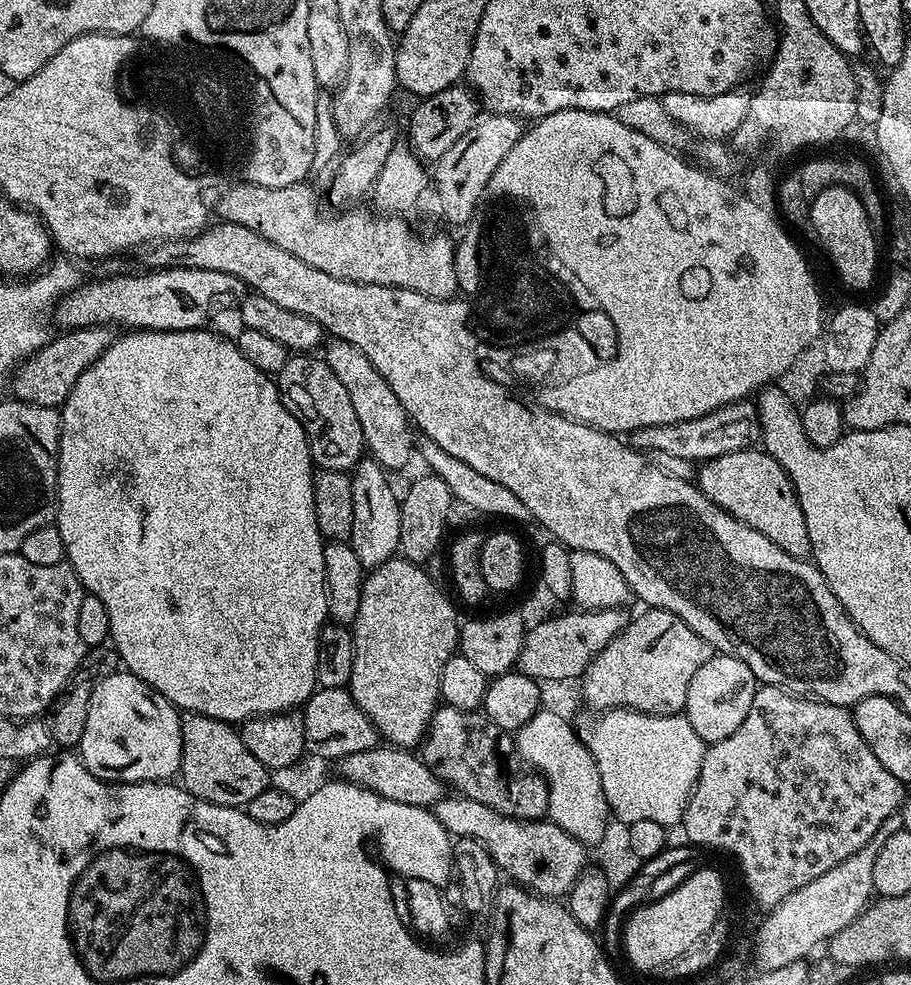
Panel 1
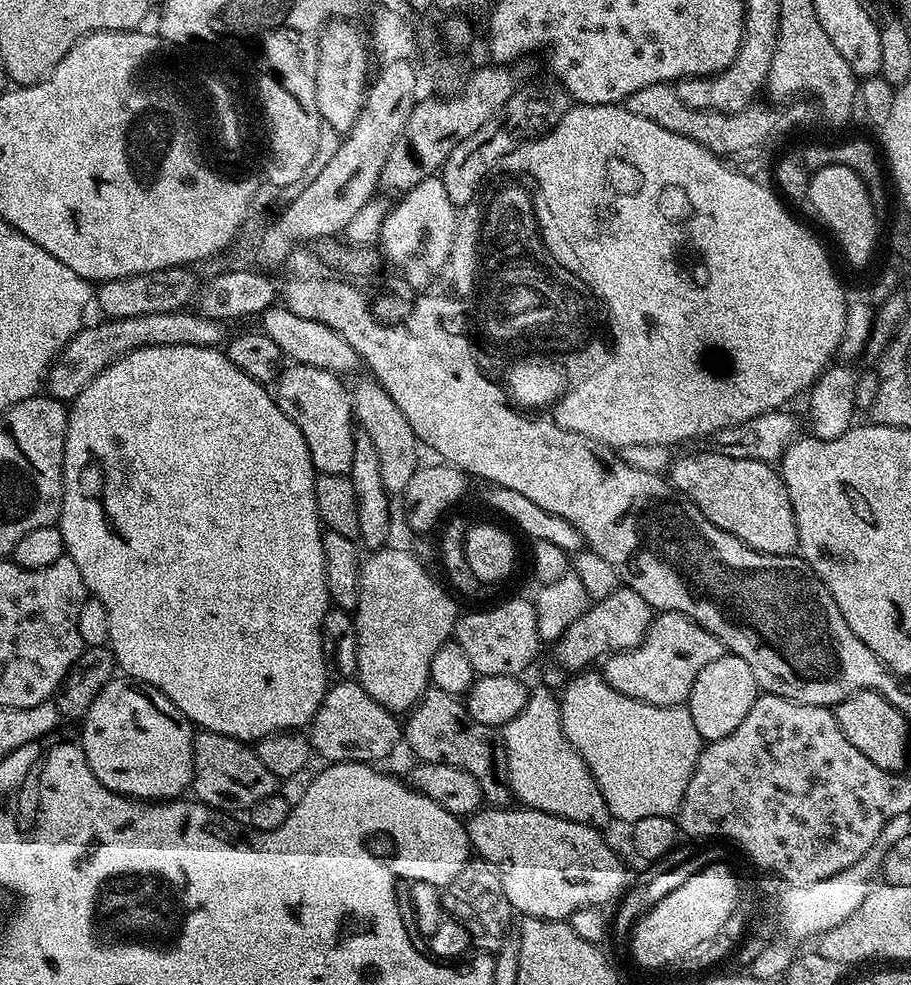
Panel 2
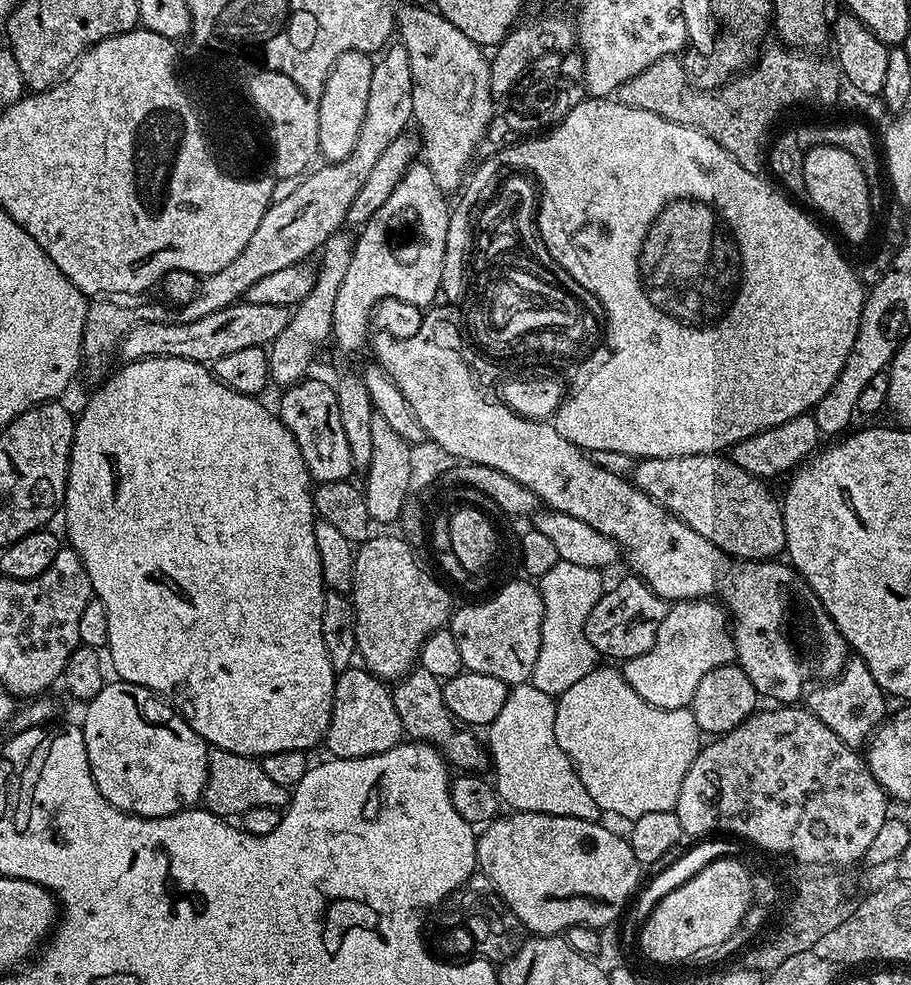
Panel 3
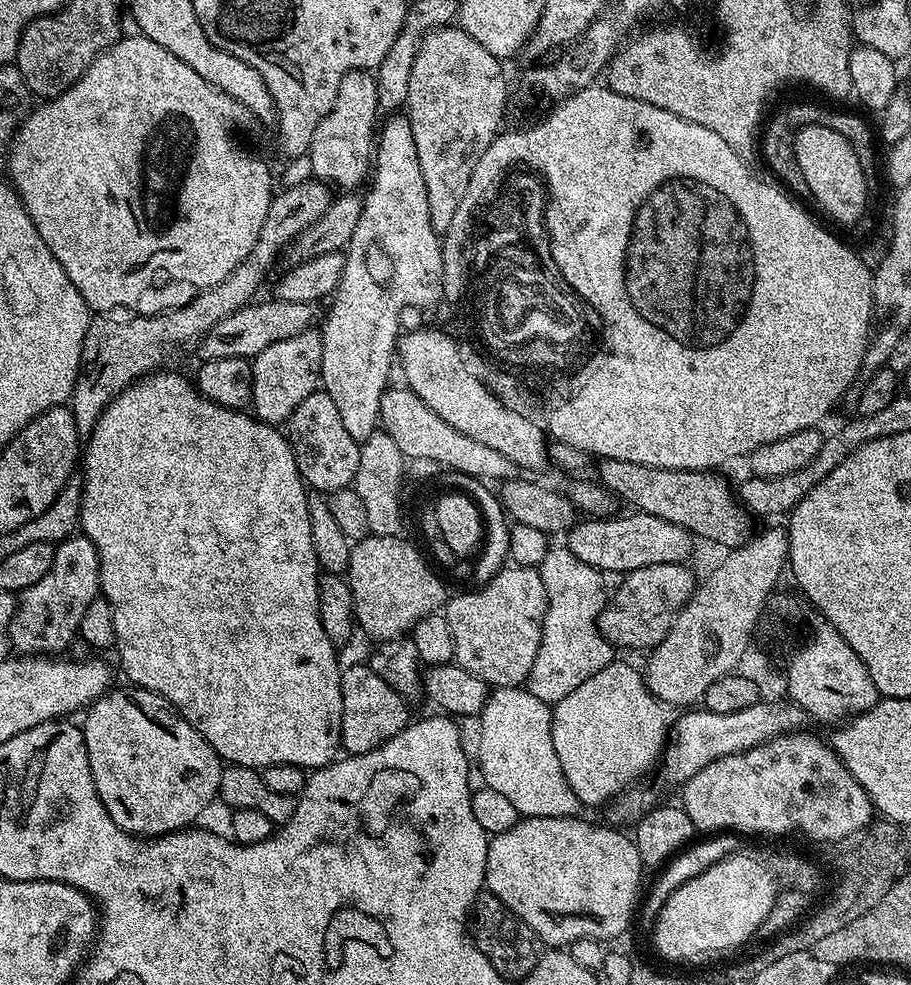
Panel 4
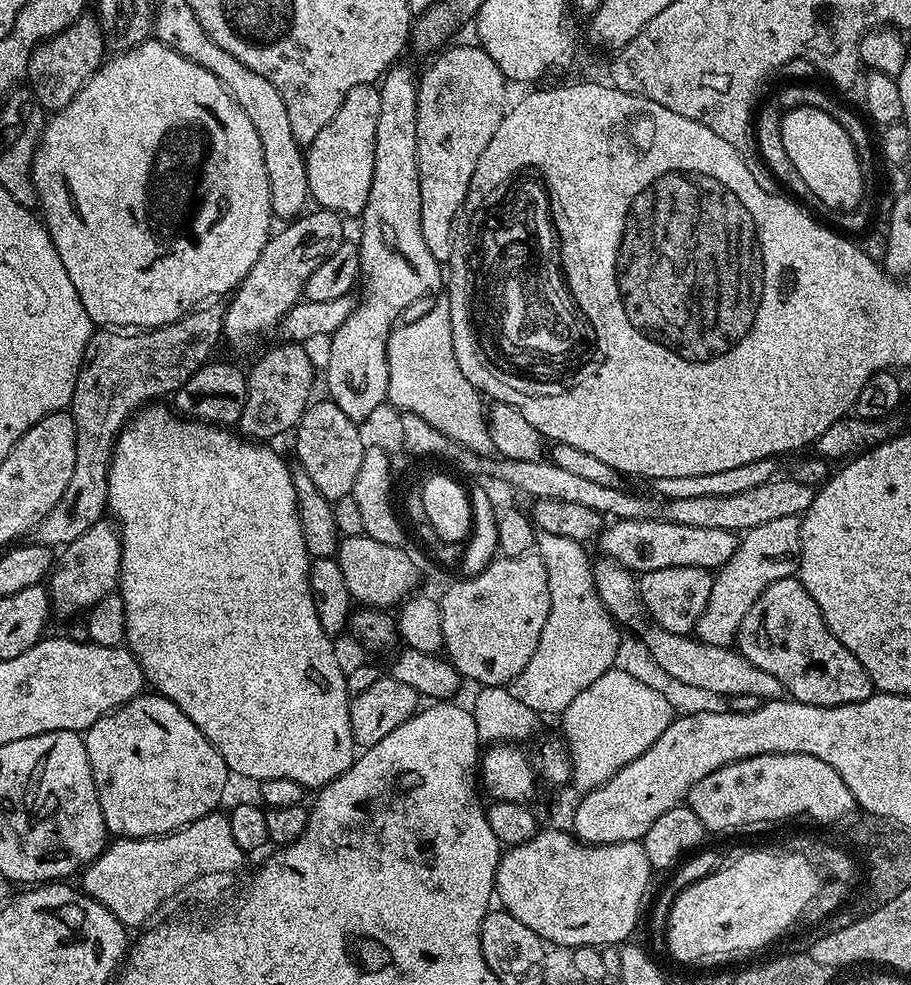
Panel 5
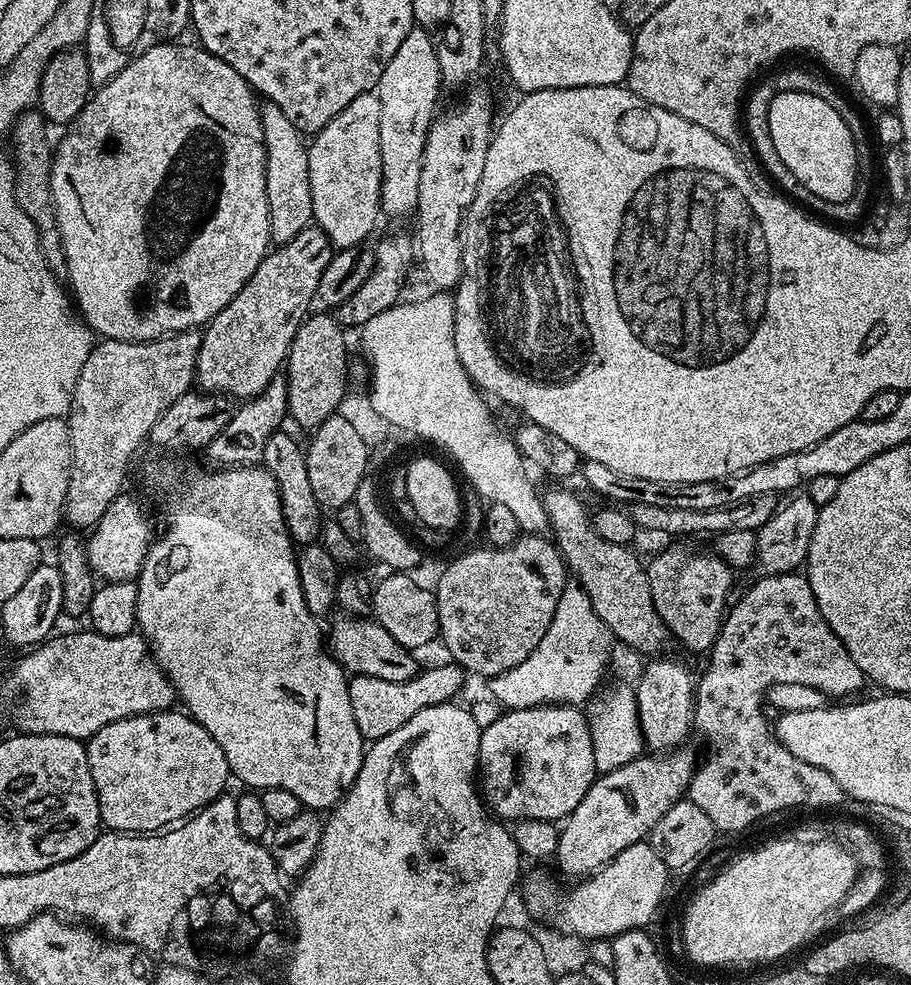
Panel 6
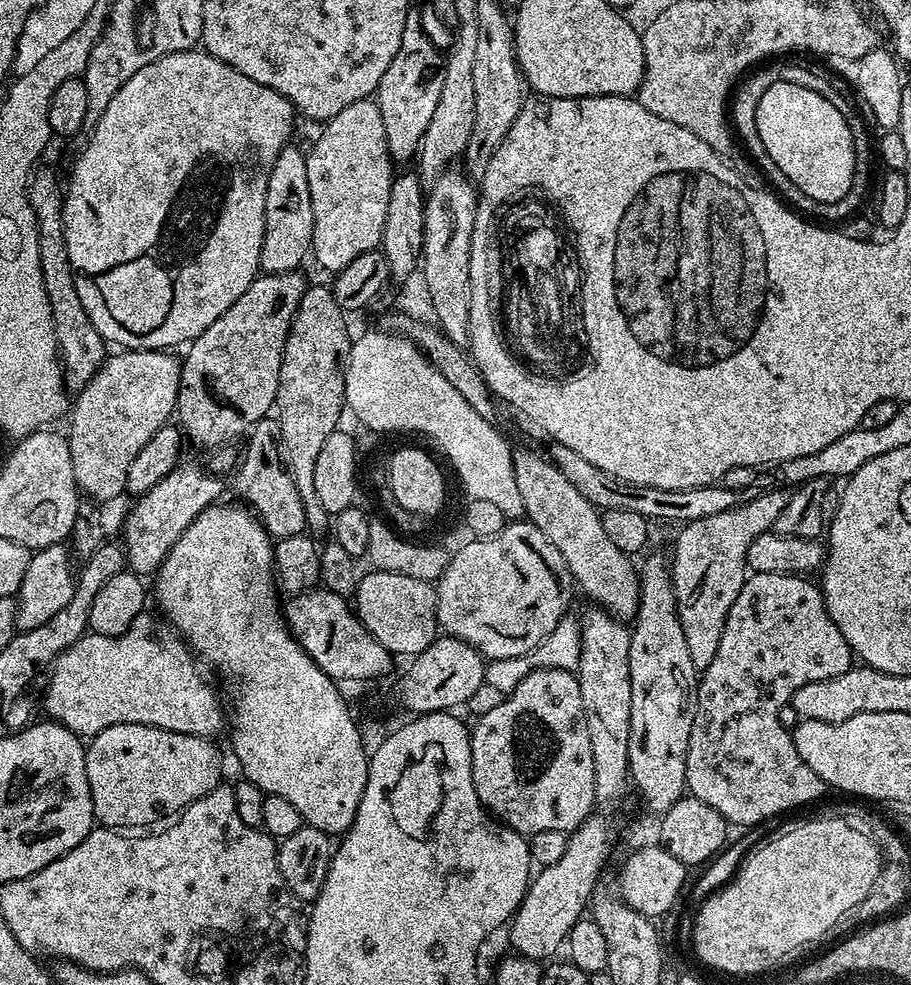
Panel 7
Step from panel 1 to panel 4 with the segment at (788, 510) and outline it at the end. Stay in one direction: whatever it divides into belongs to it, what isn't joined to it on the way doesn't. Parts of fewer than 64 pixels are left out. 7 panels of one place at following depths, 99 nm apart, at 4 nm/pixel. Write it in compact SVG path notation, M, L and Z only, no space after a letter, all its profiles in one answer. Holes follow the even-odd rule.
M602 458L597 463L597 470L599 483L615 497L619 499L621 497L637 511L662 518L663 521L674 522L675 525L682 526L699 539L702 537L731 550L745 544L753 535L754 527L752 528L750 524L751 515L741 506L727 482L720 475L712 473L715 471L674 471L672 468L644 467L641 463L627 462L625 459L606 458Z

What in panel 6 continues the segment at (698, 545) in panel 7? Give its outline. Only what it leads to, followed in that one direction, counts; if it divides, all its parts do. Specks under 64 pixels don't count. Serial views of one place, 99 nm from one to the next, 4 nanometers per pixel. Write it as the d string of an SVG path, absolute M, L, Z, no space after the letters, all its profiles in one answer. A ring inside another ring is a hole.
M664 548L651 561L647 561L648 577L650 578L650 594L654 594L654 610L662 618L669 633L676 636L692 652L707 653L714 646L724 625L726 609L729 607L728 595L732 592L732 576L734 570L722 557L704 552L691 552L688 548Z

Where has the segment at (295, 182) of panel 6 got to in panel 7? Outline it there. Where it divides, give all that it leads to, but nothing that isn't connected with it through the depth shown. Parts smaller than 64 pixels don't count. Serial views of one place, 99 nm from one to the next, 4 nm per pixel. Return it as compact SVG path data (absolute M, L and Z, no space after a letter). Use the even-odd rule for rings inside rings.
M285 146L274 158L266 190L266 226L260 255L261 273L295 272L309 255L314 230L314 206L310 202L310 178L306 178L307 155Z

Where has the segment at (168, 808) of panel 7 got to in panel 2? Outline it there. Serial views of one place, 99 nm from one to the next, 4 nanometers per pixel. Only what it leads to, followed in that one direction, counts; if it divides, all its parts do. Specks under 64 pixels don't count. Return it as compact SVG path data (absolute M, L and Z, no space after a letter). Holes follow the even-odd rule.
M113 678L82 717L82 743L90 770L112 792L163 802L183 797L192 783L194 725L156 688L131 678Z

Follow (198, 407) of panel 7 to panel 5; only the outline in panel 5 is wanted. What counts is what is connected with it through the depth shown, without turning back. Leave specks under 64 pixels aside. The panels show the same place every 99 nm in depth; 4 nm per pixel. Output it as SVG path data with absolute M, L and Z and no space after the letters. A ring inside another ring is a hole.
M317 207L315 211L305 211L297 216L295 220L285 223L281 227L284 228L281 232L279 230L273 231L268 237L266 246L262 246L262 254L258 254L258 262L254 262L254 266L250 266L250 274L246 274L246 278L242 278L242 282L236 287L235 292L231 293L230 299L227 301L227 303L229 302L228 308L223 309L223 339L226 344L228 340L230 347L252 348L256 344L256 336L270 331L271 328L272 331L279 329L280 319L293 306L301 303L304 287L310 278L310 274L314 274L314 270L318 270L318 266L322 266L322 262L326 262L326 258L330 258L330 254L334 254L334 250L338 250L338 246L345 243L345 221L340 213L331 212L329 208L322 207Z

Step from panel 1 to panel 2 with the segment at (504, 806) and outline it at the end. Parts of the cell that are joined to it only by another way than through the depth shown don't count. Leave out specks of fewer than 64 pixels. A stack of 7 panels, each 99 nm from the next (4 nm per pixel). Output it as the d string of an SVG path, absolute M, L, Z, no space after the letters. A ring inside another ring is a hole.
M429 687L420 703L407 713L406 719L402 724L402 740L406 748L408 744L409 750L416 755L413 757L417 761L425 764L453 764L459 768L465 768L467 772L474 774L474 778L478 778L478 786L482 786L482 794L489 805L504 806L513 799L508 783L504 745L497 729L471 723L465 705L457 697L446 694L446 690Z

